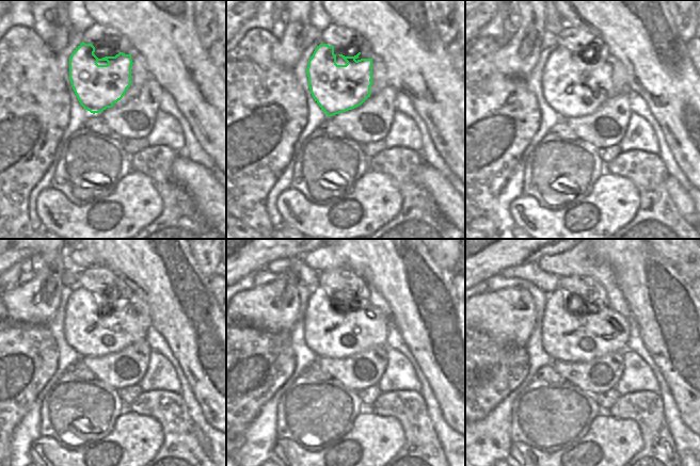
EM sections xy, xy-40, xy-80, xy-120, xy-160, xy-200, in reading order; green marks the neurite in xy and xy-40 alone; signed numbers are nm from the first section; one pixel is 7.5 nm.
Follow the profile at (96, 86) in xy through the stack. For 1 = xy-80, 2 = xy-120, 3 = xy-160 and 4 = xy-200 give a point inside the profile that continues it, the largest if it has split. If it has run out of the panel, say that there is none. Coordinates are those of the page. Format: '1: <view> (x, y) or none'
1: xy-80 (570, 90)
2: xy-120 (93, 330)
3: xy-160 (339, 331)
4: xy-200 (566, 336)

